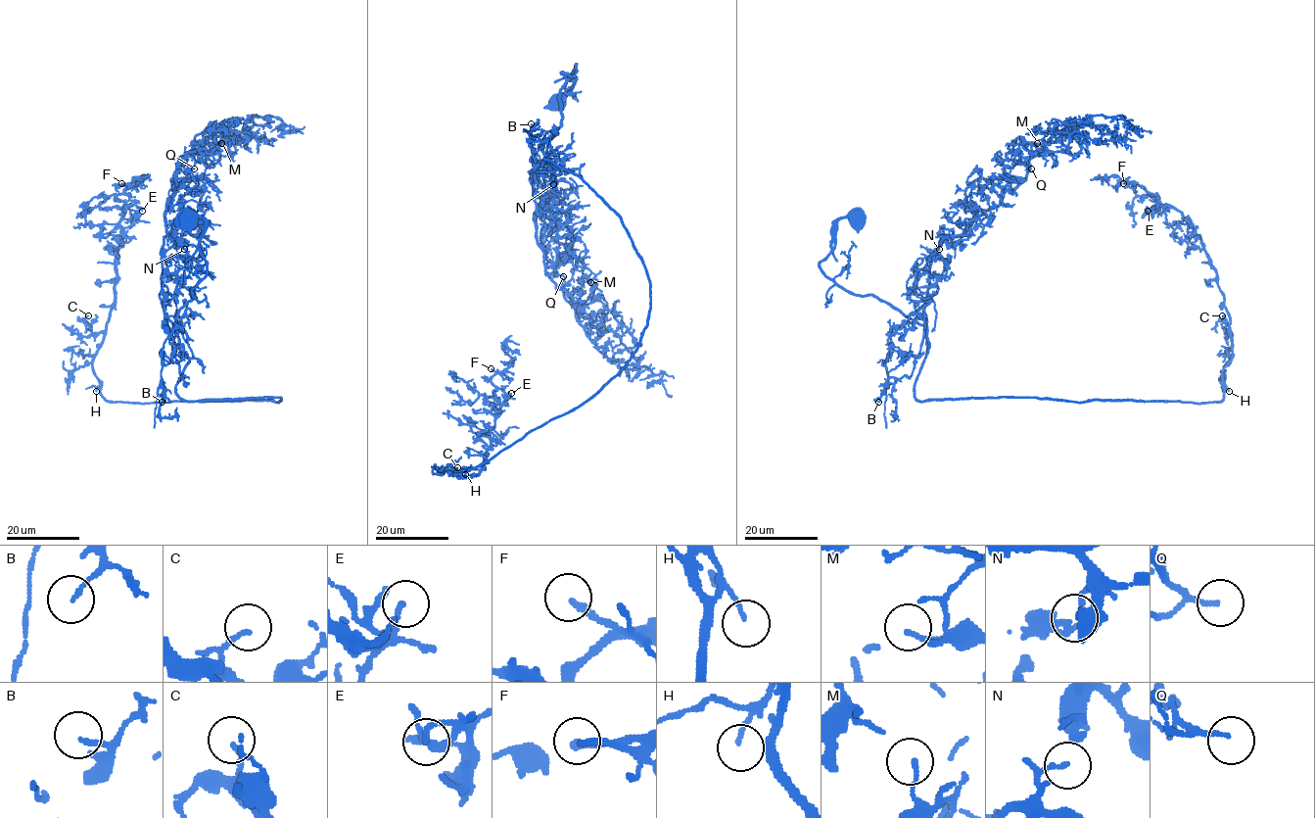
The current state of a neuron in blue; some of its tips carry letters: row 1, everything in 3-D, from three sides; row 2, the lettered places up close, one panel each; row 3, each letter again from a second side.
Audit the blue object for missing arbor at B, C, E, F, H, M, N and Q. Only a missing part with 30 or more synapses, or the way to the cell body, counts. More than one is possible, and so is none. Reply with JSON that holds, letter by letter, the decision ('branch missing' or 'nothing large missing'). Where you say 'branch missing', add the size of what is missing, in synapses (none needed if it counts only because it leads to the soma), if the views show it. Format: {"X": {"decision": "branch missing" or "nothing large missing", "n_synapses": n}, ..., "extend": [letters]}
{"B": {"decision": "nothing large missing"}, "C": {"decision": "nothing large missing"}, "E": {"decision": "nothing large missing"}, "F": {"decision": "branch missing", "n_synapses": 45}, "H": {"decision": "nothing large missing"}, "M": {"decision": "nothing large missing"}, "N": {"decision": "nothing large missing"}, "Q": {"decision": "branch missing", "n_synapses": 45}, "extend": ["F", "Q"]}

